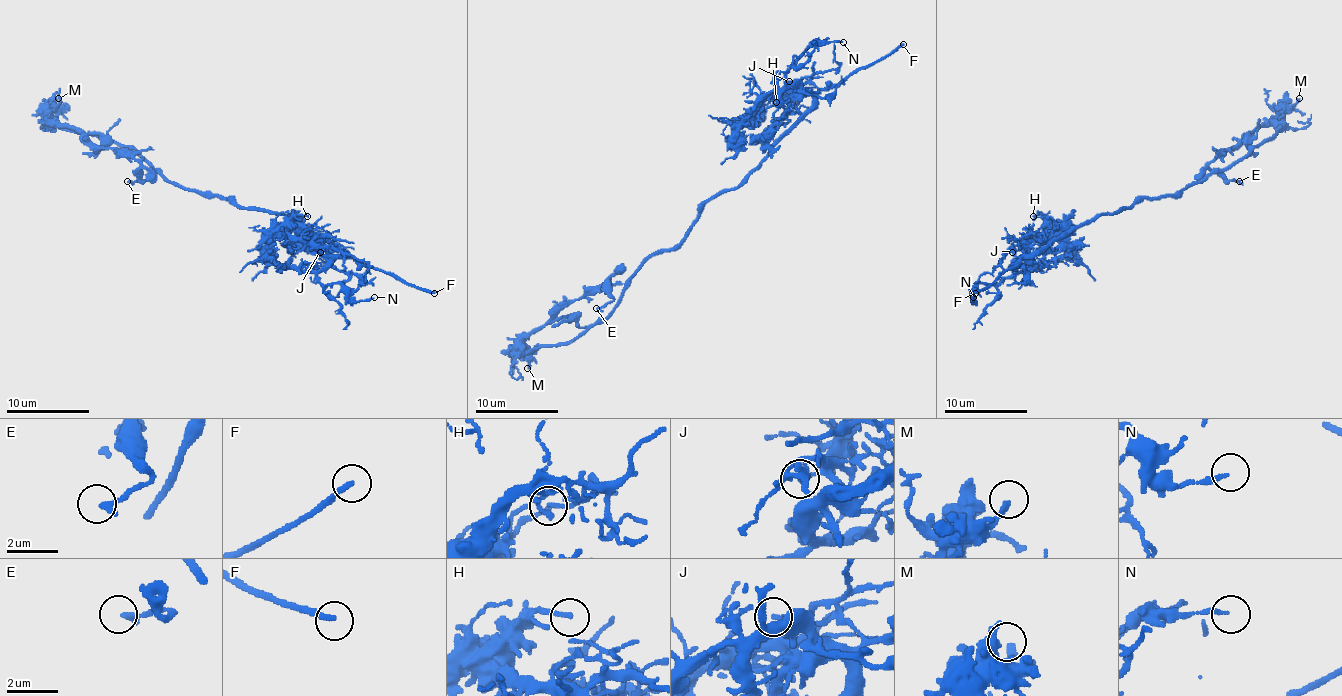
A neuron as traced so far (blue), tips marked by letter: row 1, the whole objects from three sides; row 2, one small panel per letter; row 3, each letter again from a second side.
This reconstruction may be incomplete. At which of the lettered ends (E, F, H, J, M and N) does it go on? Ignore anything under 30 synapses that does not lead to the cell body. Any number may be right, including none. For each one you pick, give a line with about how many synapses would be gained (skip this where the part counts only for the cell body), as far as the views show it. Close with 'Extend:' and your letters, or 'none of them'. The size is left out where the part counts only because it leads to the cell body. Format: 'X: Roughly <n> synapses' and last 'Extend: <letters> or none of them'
Extend: F

